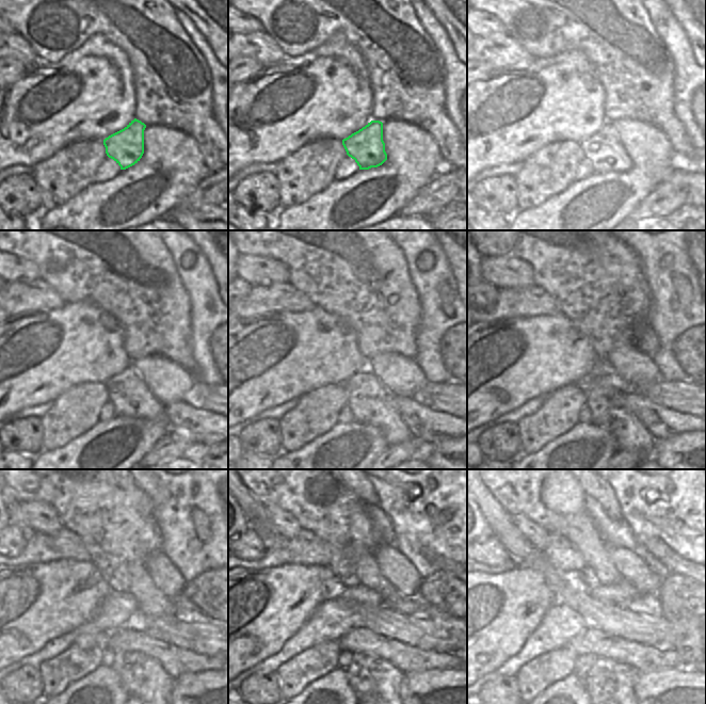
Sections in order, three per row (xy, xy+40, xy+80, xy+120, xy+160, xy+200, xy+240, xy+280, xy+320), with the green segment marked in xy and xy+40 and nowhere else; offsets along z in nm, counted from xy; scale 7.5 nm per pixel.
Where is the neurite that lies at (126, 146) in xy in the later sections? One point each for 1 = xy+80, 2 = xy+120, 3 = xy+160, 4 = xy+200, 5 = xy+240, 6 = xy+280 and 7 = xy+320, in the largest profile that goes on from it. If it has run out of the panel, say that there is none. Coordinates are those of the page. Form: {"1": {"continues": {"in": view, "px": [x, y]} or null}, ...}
{"1": {"continues": {"in": "xy+80", "px": [604, 148]}}, "2": {"continues": {"in": "xy+120", "px": [127, 392]}}, "3": {"continues": {"in": "xy+160", "px": [371, 403]}}, "4": {"continues": {"in": "xy+200", "px": [631, 435]}}, "5": {"continues": {"in": "xy+240", "px": [142, 676]}}, "6": {"continues": {"in": "xy+280", "px": [375, 681]}}, "7": {"continues": {"in": "xy+320", "px": [612, 684]}}}

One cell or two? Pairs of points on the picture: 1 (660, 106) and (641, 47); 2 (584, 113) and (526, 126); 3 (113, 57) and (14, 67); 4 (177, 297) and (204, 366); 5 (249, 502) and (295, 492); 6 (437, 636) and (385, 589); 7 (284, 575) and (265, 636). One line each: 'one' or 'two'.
1: one
2: one
3: two
4: two
5: two
6: two
7: one

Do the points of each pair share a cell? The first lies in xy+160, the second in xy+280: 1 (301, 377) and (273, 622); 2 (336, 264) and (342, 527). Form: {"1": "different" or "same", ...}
{"1": "same", "2": "same"}

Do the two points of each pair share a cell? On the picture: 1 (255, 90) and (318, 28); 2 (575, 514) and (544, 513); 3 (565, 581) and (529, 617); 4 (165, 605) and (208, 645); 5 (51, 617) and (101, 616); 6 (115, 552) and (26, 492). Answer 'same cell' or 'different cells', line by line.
1: different cells
2: different cells
3: different cells
4: different cells
5: different cells
6: same cell

